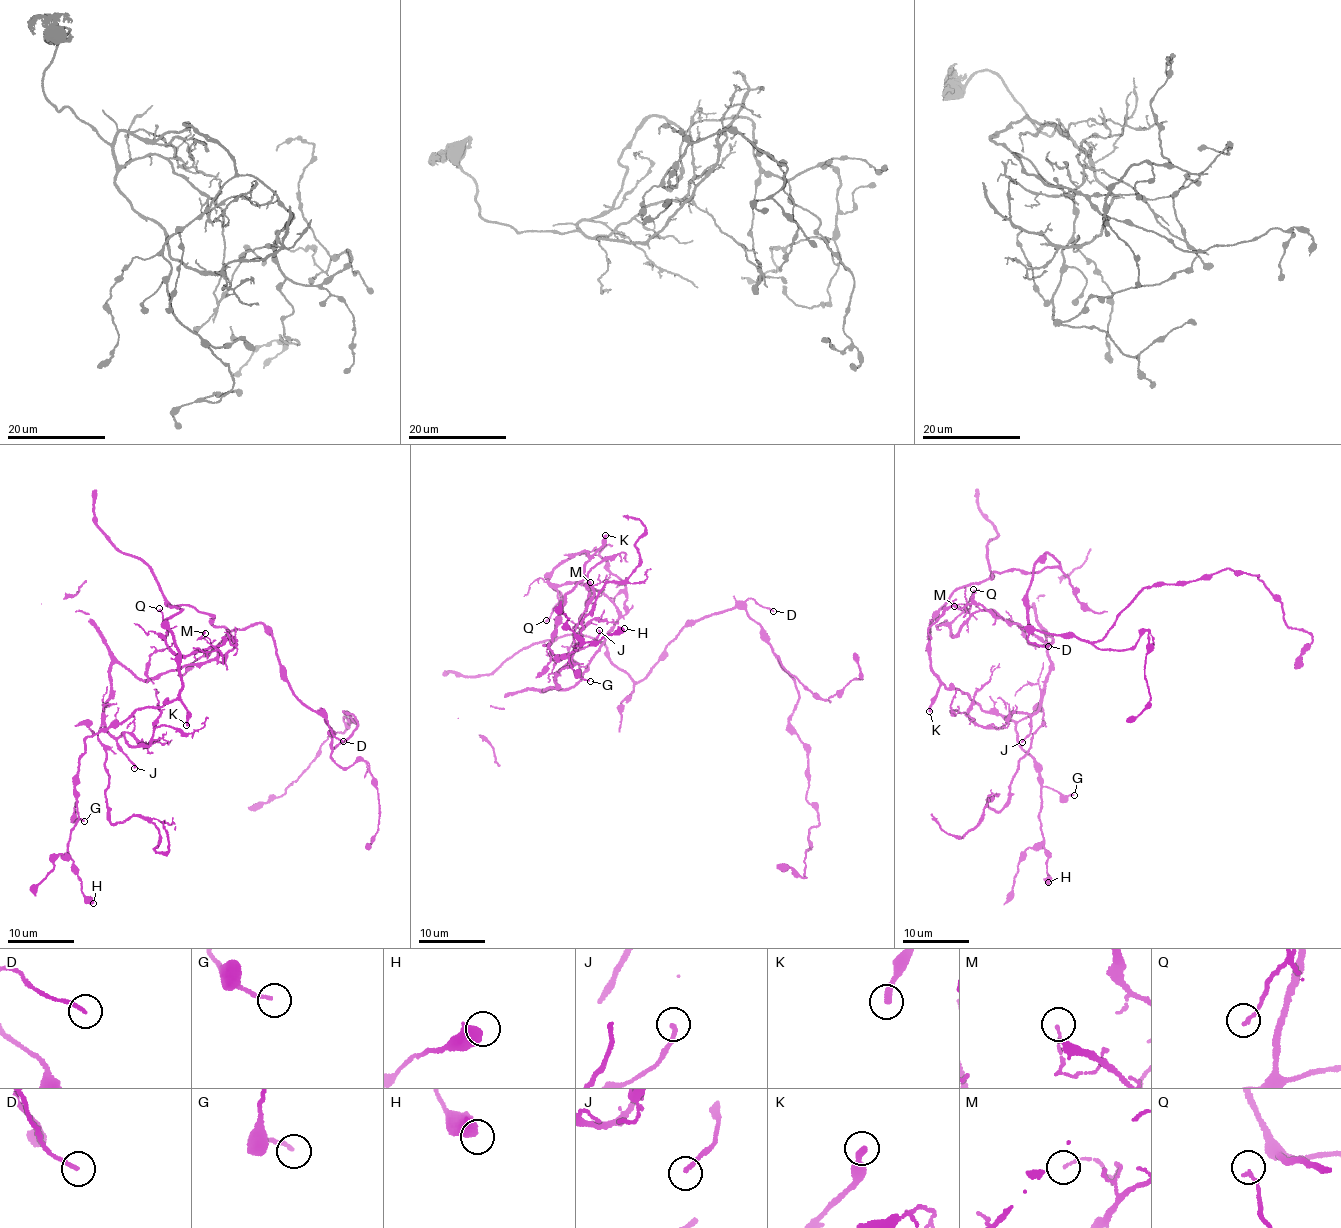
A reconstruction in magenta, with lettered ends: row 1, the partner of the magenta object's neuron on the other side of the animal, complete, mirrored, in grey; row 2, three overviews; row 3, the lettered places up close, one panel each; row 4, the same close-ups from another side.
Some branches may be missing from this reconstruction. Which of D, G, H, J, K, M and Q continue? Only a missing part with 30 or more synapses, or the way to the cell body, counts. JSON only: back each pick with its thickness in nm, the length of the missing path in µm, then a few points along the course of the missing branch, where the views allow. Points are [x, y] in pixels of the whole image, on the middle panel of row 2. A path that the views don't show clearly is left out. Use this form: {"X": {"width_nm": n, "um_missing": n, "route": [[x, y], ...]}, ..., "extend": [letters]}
{"K": {"width_nm": 280, "um_missing": 60, "route": [[605, 535], [602, 553], [633, 598], [708, 593], [705, 609], [735, 612], [745, 647], [721, 706]]}, "extend": ["K"]}

